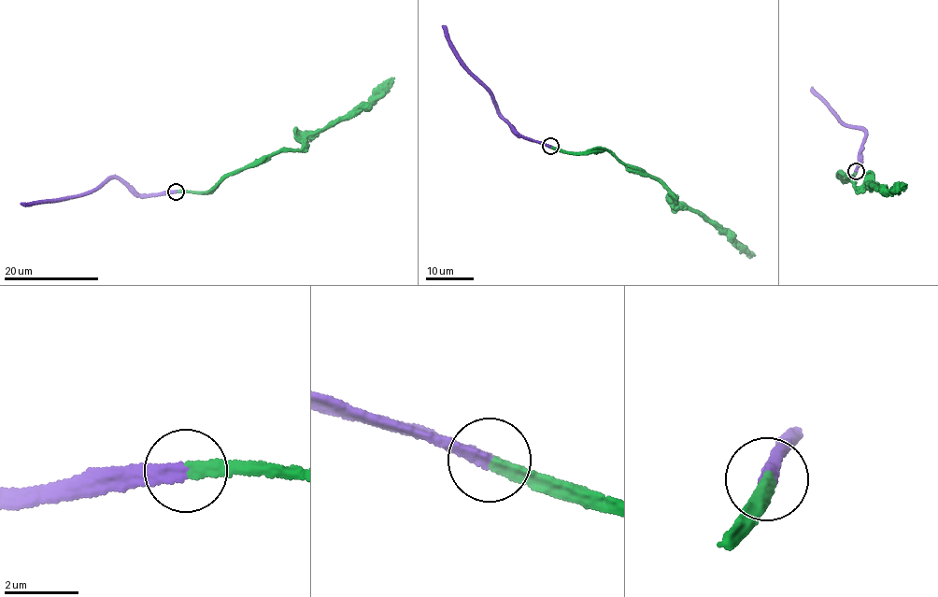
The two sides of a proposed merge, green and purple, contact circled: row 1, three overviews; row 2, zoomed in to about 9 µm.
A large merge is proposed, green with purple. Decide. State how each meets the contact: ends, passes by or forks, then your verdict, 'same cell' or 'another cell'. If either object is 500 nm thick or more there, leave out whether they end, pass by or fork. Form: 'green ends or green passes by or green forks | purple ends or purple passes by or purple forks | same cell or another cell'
green ends | purple ends | same cell

